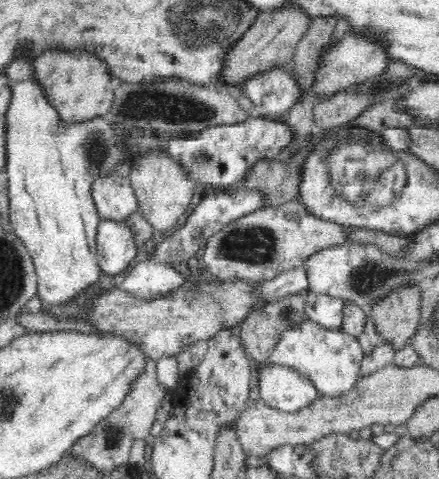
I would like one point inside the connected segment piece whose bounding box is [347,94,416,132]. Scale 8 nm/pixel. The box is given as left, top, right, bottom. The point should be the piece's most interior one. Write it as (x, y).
(383, 114)

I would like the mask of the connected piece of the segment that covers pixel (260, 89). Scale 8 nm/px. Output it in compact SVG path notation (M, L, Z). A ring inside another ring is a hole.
M284 68L250 78L241 90L253 102L254 114L266 119L286 114L299 95L294 79Z

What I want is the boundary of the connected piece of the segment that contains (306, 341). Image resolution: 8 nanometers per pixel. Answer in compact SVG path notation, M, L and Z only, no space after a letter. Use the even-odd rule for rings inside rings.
M304 321L283 335L269 356L269 362L292 367L308 377L319 397L338 398L355 390L362 377L360 366L364 357L360 341L342 328L328 329L314 322Z

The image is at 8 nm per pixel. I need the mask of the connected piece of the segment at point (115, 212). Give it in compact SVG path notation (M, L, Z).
M126 172L99 178L92 184L92 195L102 219L126 222L139 212L138 199Z

